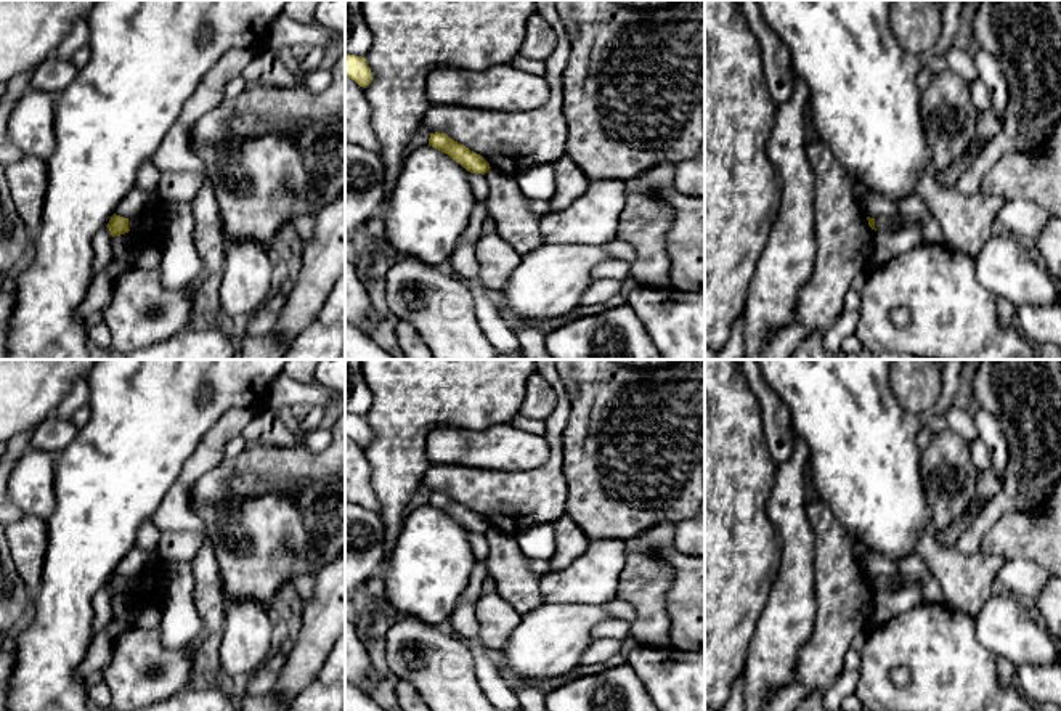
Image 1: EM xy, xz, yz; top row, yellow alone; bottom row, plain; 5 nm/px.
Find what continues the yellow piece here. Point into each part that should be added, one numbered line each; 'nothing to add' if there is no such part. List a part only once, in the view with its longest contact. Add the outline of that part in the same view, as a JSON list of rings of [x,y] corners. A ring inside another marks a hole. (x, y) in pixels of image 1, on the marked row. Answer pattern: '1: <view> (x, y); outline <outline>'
nothing to add

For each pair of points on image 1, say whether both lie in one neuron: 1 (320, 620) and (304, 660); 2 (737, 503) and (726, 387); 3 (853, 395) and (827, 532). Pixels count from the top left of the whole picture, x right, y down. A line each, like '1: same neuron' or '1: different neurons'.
1: same neuron
2: same neuron
3: different neurons

